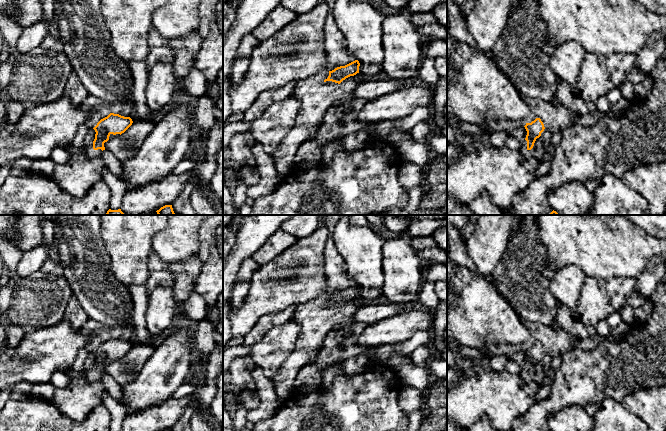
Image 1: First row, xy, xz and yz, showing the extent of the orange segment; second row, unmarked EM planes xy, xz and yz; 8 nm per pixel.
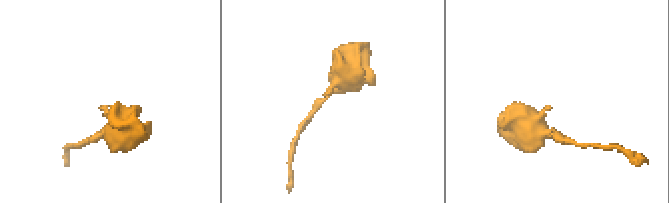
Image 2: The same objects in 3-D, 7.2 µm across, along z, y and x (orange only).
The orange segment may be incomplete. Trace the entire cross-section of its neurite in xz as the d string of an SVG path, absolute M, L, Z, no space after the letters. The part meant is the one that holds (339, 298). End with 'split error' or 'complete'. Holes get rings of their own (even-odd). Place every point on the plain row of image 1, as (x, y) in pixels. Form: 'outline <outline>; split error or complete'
outline M355 284L345 290L337 291L334 294L329 295L329 300L327 303L324 304L324 306L332 305L340 308L346 302L354 300L357 297L359 297L359 290L360 290L359 285Z; complete

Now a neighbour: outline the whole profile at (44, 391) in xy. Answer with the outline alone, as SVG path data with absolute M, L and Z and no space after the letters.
M51 383L33 384L31 396L42 400L51 401L56 388Z

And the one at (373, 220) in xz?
M365 215L368 220L368 225L377 226L380 228L379 235L386 238L393 236L393 233L384 225L385 215Z

